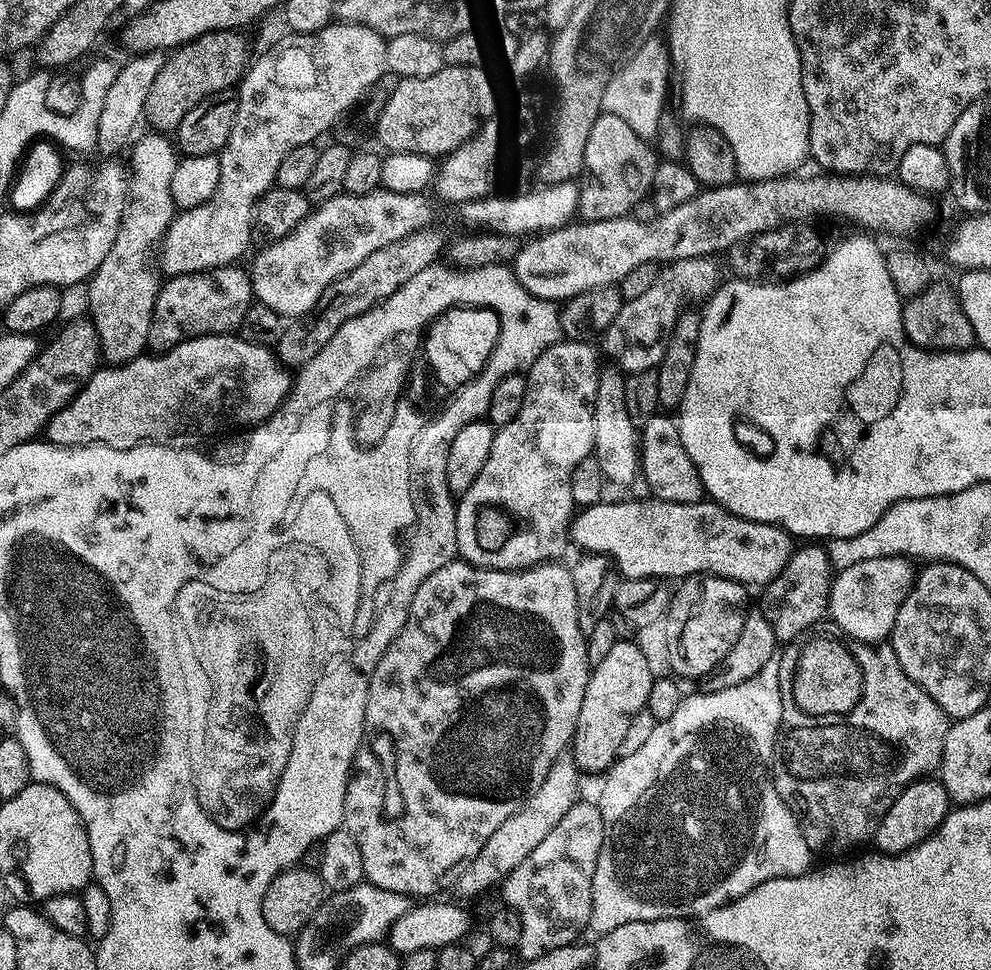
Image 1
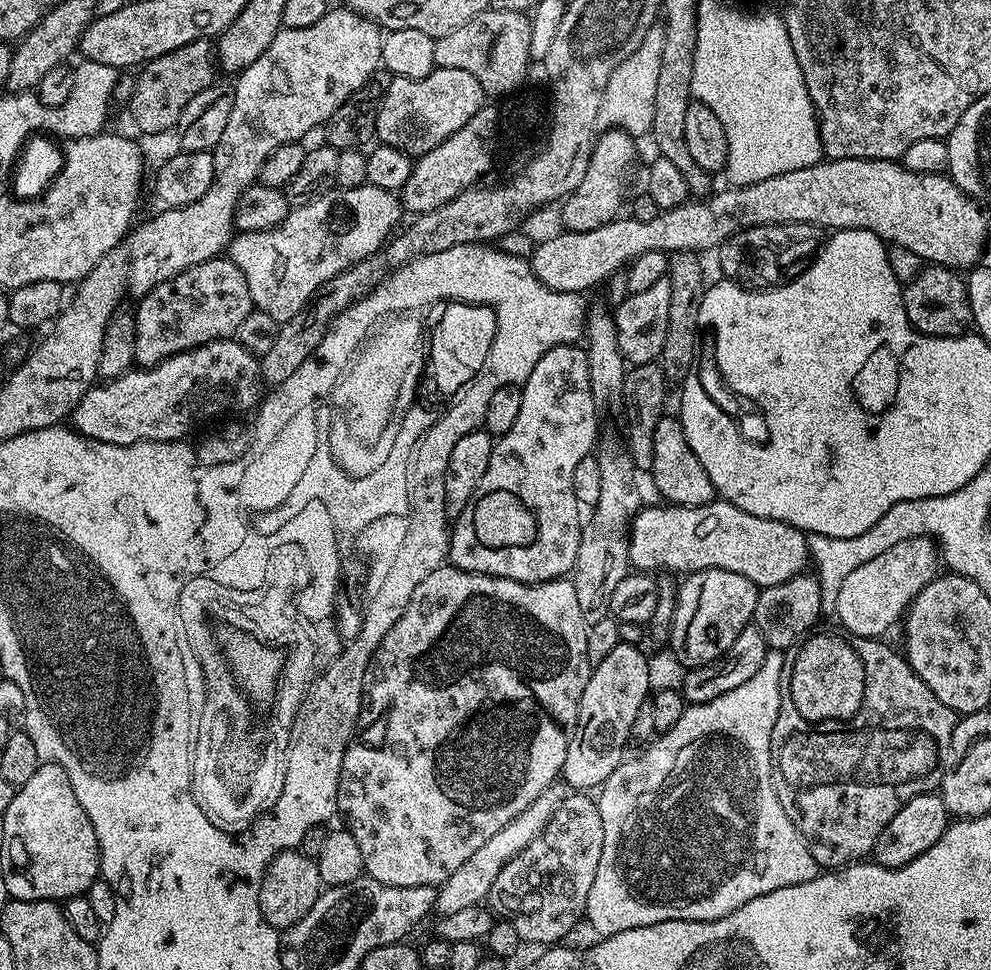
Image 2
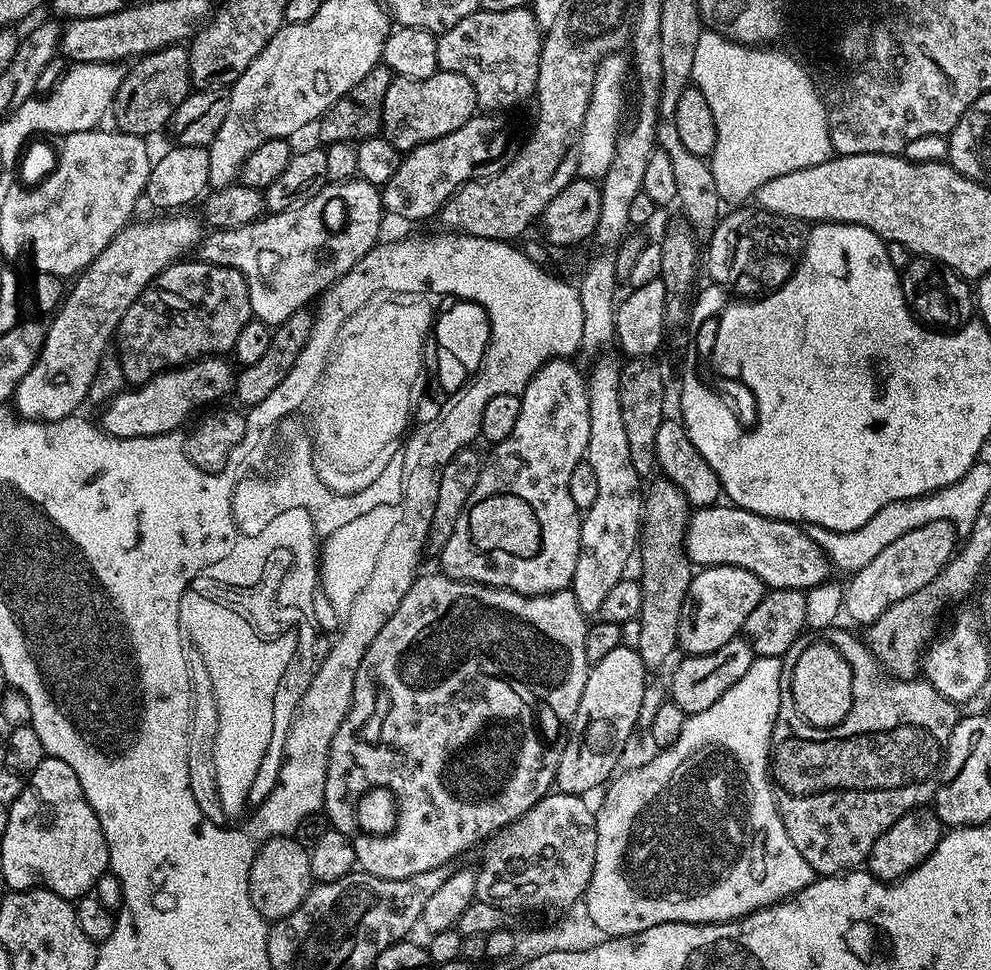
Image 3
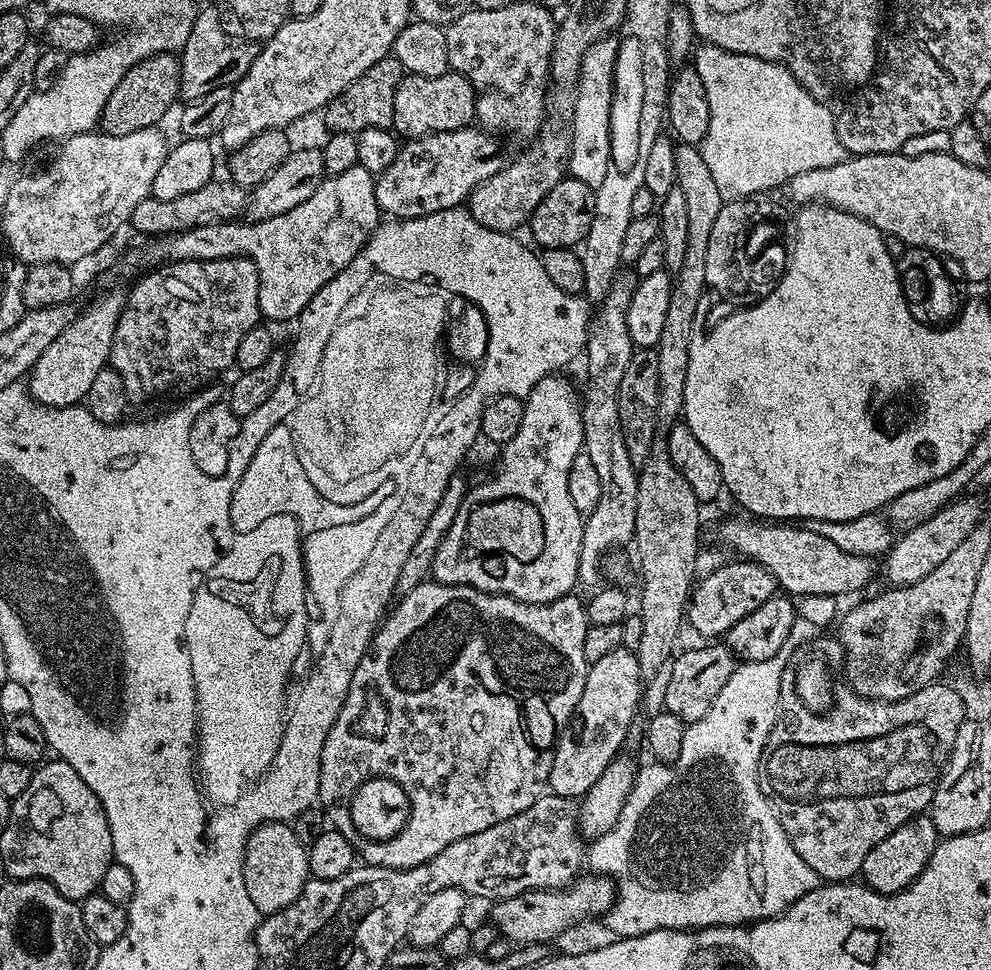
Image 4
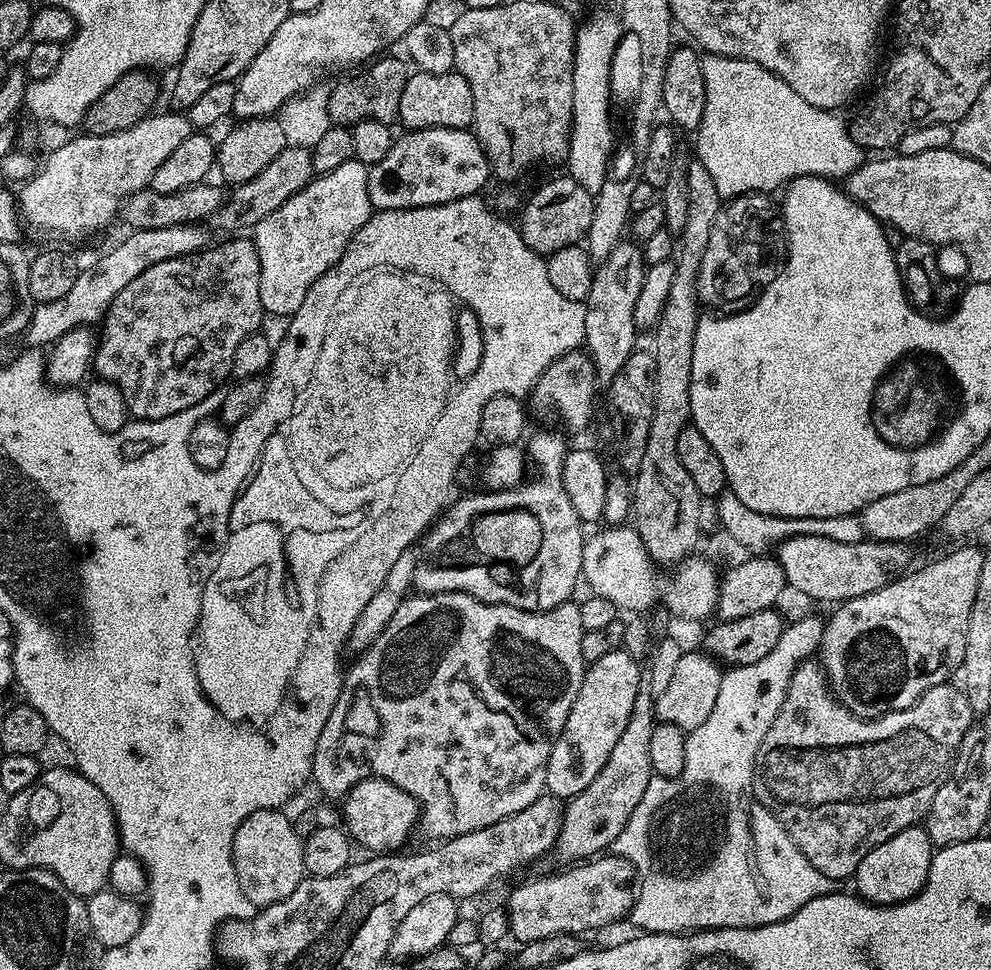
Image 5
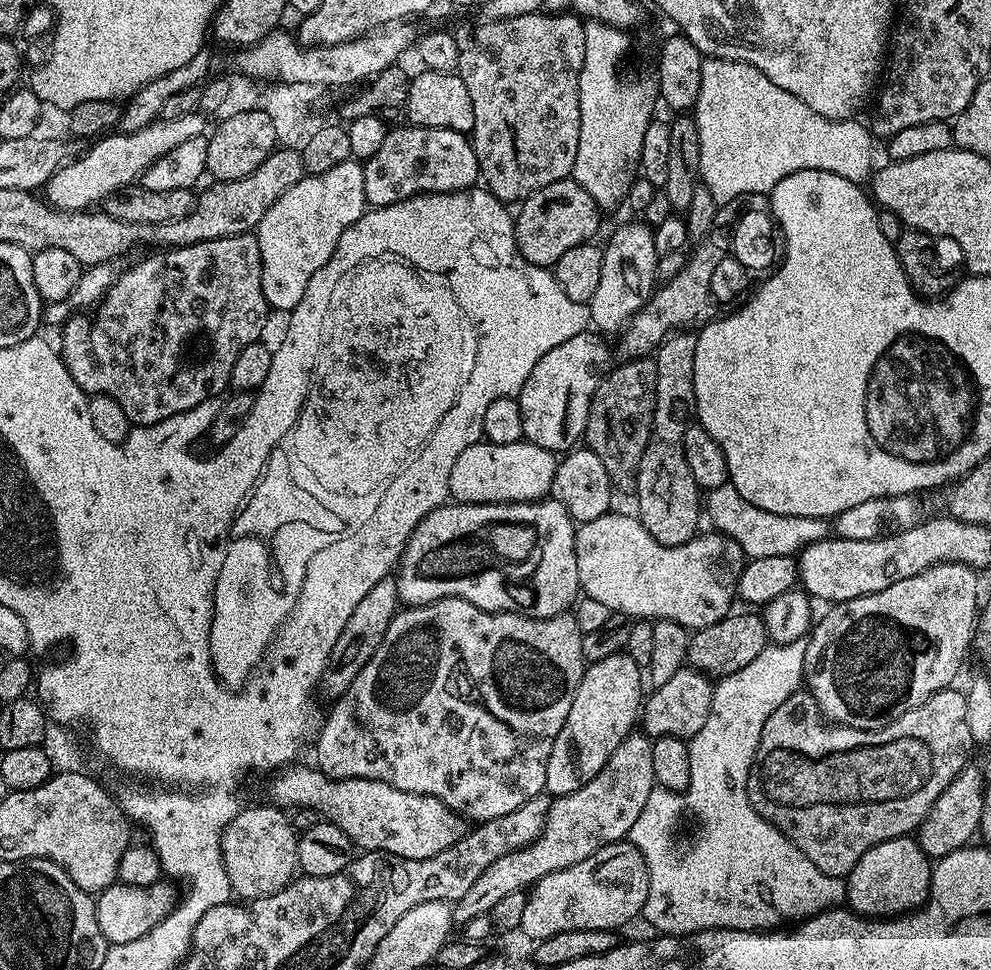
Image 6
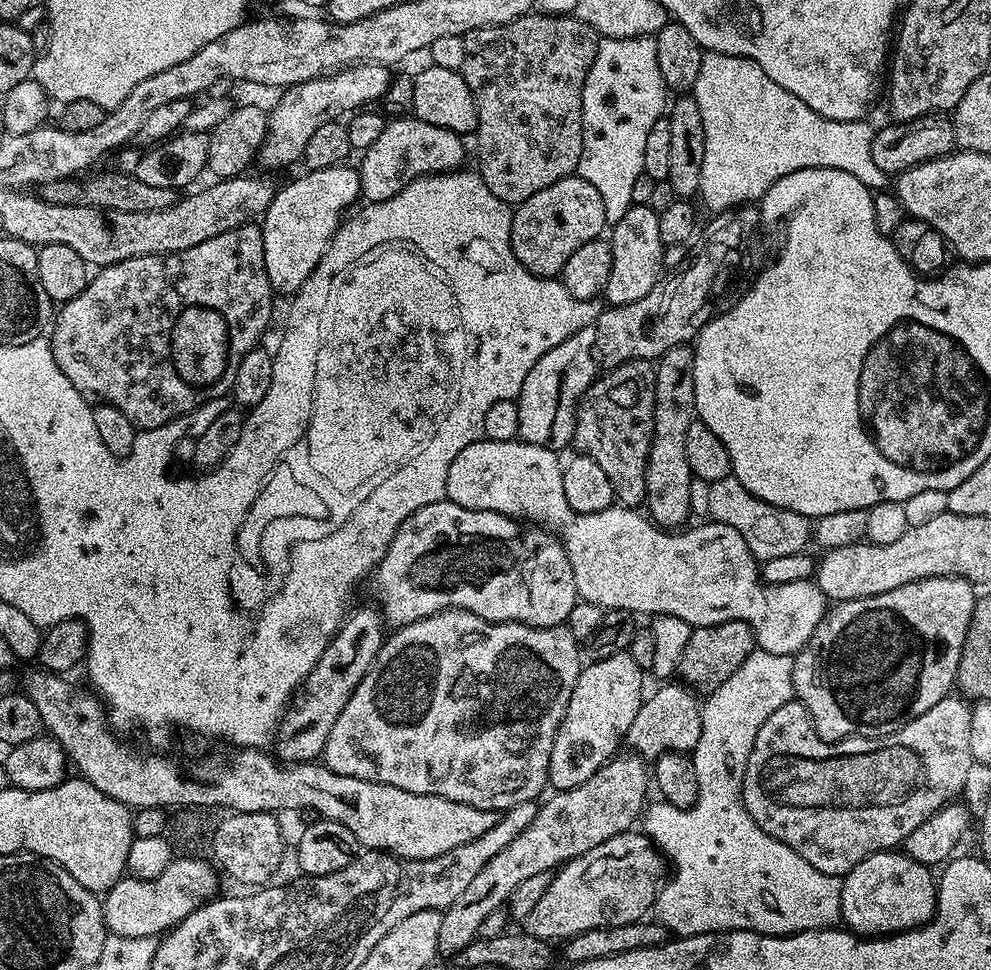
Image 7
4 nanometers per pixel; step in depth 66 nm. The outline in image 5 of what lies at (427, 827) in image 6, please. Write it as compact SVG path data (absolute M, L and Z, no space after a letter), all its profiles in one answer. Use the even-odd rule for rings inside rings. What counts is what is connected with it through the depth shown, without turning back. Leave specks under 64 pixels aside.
M363 780L348 791L342 801L344 807L343 827L357 845L369 848L372 854L392 854L408 840L408 835L416 828L416 819L422 813L421 805L414 797L406 794L388 780Z

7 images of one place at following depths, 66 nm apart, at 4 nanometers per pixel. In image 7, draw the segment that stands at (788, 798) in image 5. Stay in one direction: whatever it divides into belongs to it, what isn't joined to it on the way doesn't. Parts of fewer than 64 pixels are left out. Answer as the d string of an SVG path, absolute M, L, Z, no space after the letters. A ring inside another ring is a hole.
M949 694L941 698L934 706L930 706L930 710L926 710L926 714L918 714L909 718L897 732L874 737L847 736L844 740L831 741L820 739L820 735L812 726L812 719L808 717L808 711L804 704L795 698L788 700L786 706L778 706L778 710L774 710L774 714L770 714L770 718L766 718L766 722L762 722L762 726L758 730L758 738L754 742L754 750L750 754L750 762L746 766L744 775L746 810L750 814L750 818L754 818L754 822L758 822L758 826L762 826L762 830L766 830L766 834L778 838L778 842L790 846L790 850L794 850L802 858L806 858L806 862L810 862L810 866L814 866L814 870L822 870L822 874L843 878L847 872L854 870L854 866L858 866L858 862L862 862L862 858L870 858L870 854L875 852L899 849L905 838L914 834L914 830L918 830L918 826L922 826L922 822L926 822L926 818L930 818L930 814L934 814L942 806L953 803L959 797L956 795L967 786L968 775L971 774L972 768L974 769L969 743L971 712L972 709L967 699L956 694Z

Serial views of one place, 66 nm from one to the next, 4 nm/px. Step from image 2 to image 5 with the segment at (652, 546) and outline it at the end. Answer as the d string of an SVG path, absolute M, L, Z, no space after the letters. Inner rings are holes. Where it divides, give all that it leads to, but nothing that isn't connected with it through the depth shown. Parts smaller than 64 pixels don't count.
M791 536L780 541L778 559L789 589L812 600L843 602L870 594L905 575L909 567L908 548L907 543L899 540L865 538L858 542L838 542L825 536Z

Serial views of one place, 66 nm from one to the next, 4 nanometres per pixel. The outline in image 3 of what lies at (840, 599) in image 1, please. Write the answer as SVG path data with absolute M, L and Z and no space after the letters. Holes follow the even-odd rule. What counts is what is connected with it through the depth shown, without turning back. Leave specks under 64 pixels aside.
M939 520L926 522L926 526L910 530L910 534L902 534L902 538L890 542L874 562L866 562L866 566L851 573L849 580L852 581L844 588L843 615L861 626L873 624L882 613L890 610L890 606L894 606L894 602L902 602L902 598L934 582L957 551L956 535L958 529L952 521Z

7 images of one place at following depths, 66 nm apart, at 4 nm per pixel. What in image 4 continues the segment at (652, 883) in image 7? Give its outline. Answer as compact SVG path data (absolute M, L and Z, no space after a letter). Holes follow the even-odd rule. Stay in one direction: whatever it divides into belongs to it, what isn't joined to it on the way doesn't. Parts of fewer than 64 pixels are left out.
M584 874L572 881L567 888L535 888L532 892L523 892L505 900L495 901L491 905L491 923L503 939L512 941L513 945L548 944L556 942L575 924L588 920L591 916L603 917L612 909L616 901L616 886L610 876Z

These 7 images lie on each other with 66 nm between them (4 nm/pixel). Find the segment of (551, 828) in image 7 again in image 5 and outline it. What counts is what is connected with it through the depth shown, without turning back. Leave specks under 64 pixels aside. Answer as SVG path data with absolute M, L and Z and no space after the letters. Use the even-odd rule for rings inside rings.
M641 682L634 698L634 710L630 710L630 722L626 722L626 730L622 730L621 744L610 750L606 766L598 770L598 778L565 803L554 849L555 855L568 860L564 862L584 862L595 858L611 849L618 834L622 834L626 822L630 822L630 814L634 814L634 806L638 806L654 775L650 766L650 734L657 723L651 686L648 682Z

